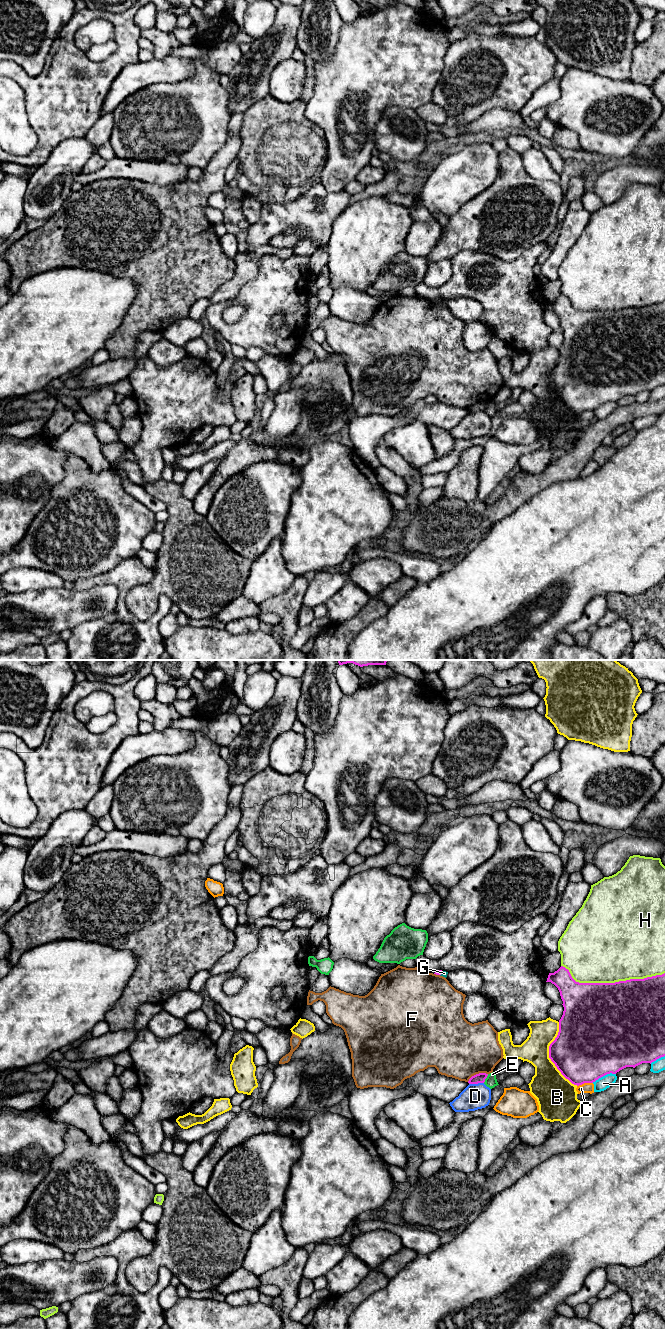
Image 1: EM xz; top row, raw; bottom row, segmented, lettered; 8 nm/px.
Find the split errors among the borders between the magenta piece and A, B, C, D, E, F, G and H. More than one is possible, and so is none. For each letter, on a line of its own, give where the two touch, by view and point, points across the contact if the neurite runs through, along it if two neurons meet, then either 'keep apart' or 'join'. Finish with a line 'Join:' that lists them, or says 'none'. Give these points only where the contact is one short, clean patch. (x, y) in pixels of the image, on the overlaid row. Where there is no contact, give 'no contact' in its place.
A: contact xz (603, 1075); keep apart
B: contact xz (549, 1056); keep apart
C: contact xz (584, 1082); keep apart
D: contact xz (476, 1083); keep apart
E: contact xz (486, 1077); keep apart
F: contact xz (477, 1074); keep apart
G: contact xz (441, 973); border xz (443, 971), (440, 975); keep apart
H: contact xz (611, 983); keep apart
Join: none

